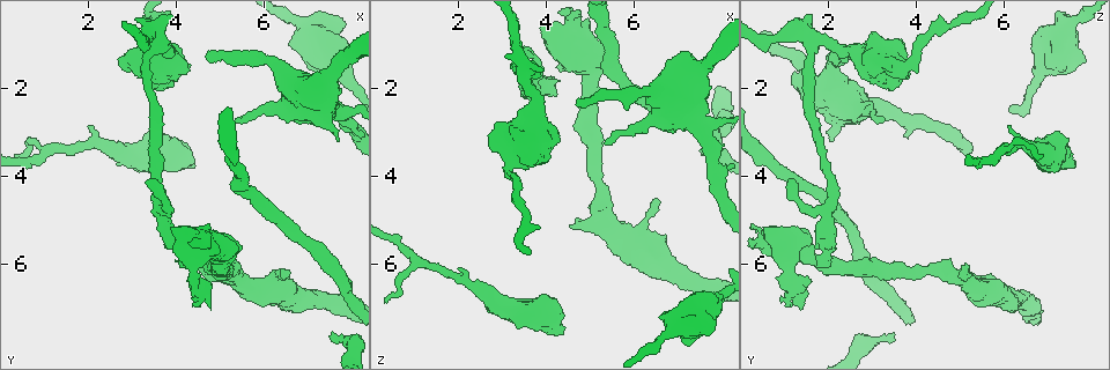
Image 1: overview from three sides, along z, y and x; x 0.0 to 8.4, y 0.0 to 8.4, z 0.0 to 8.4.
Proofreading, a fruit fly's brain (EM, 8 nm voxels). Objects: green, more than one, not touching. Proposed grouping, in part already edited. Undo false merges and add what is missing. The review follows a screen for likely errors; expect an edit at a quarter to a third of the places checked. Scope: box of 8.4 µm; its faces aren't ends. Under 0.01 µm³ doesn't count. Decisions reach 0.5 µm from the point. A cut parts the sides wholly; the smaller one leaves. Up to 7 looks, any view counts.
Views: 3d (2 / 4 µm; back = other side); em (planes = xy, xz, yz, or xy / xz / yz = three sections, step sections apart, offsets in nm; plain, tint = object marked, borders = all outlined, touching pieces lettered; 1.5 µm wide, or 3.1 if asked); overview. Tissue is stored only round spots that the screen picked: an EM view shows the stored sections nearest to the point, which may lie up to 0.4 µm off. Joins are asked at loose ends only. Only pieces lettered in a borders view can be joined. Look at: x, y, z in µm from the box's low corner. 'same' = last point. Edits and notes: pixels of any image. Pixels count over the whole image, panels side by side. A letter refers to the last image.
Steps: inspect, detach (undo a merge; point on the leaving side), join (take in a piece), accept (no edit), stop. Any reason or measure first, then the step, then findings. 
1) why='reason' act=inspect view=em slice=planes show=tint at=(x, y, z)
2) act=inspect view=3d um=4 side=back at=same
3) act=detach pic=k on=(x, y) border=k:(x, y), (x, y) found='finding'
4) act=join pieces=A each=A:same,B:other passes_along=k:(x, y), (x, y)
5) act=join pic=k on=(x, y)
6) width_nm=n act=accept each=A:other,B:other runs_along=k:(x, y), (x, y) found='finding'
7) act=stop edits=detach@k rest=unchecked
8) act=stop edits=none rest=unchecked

why='two arms in line, one across' act=inspect view=em slice=xz step=8 show=tint at=(3.50, 1.00, 1.70)

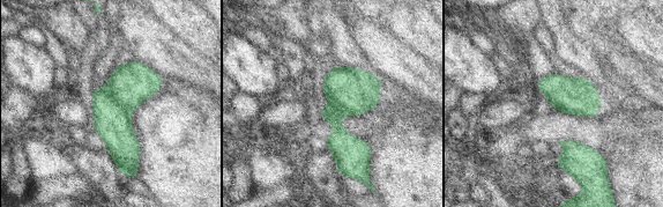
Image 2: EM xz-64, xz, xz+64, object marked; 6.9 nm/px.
why='another direction' act=inspect view=em slice=planes show=borders at=same

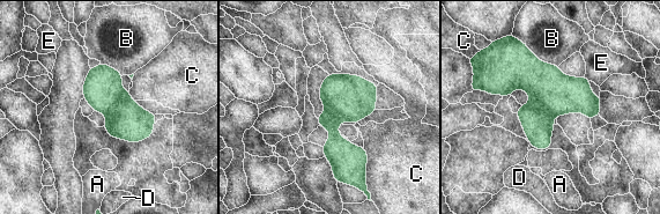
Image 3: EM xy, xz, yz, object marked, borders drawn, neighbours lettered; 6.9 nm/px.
longest_contact=B:340nm act=detach pic=3 on=(127, 120) each=A:other,B:other,C:other,D:other,E:other border=3:(125, 91), (106, 116) found='two cells meet here'

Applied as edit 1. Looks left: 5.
why='thick end' act=inspect view=em slice=yz step=4 show=plain at=(4.35, 3.80, 7.65)

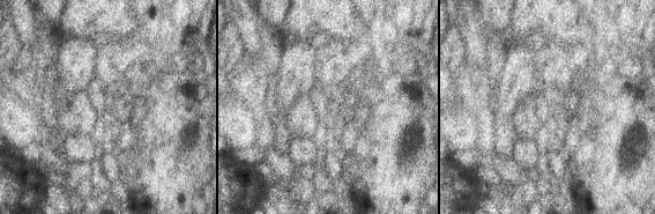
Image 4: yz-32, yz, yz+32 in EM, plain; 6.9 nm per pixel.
why='what lies round it' act=inspect view=em slice=yz step=4 show=borders at=same

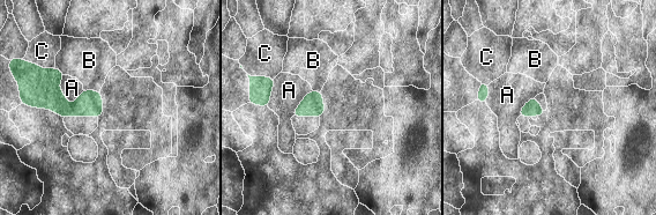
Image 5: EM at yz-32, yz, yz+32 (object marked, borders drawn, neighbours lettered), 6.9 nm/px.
longest_contact=A:220nm act=accept each=A:other,B:other,C:other border=5:(65, 75), (59, 89), (72, 105) found='none of them fits'

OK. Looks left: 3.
why='branch stops here' act=inspect view=em slice=planes show=plain at=(7.55, 7.50, 3.45)

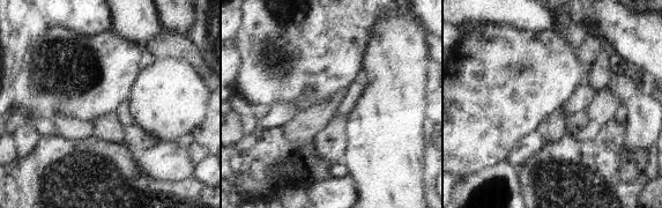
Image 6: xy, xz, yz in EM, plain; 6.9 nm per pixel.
why='what lies round it' act=inspect view=em slice=planes show=borders at=same

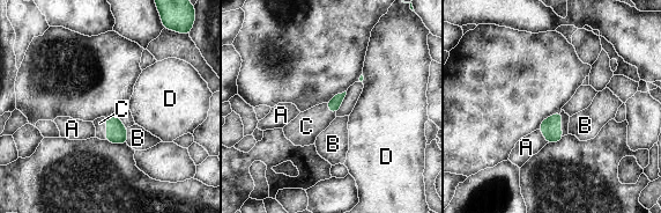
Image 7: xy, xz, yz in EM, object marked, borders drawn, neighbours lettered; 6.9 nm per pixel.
longest_contact=C:180nm act=join pieces=C each=A:other,B:other,C:same,D:other passes_along=7:(551, 127), (561, 124), (565, 118) found='the cell continues'

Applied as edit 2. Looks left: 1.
act=stop edits=detach@3,join@7 rest=unchecked

